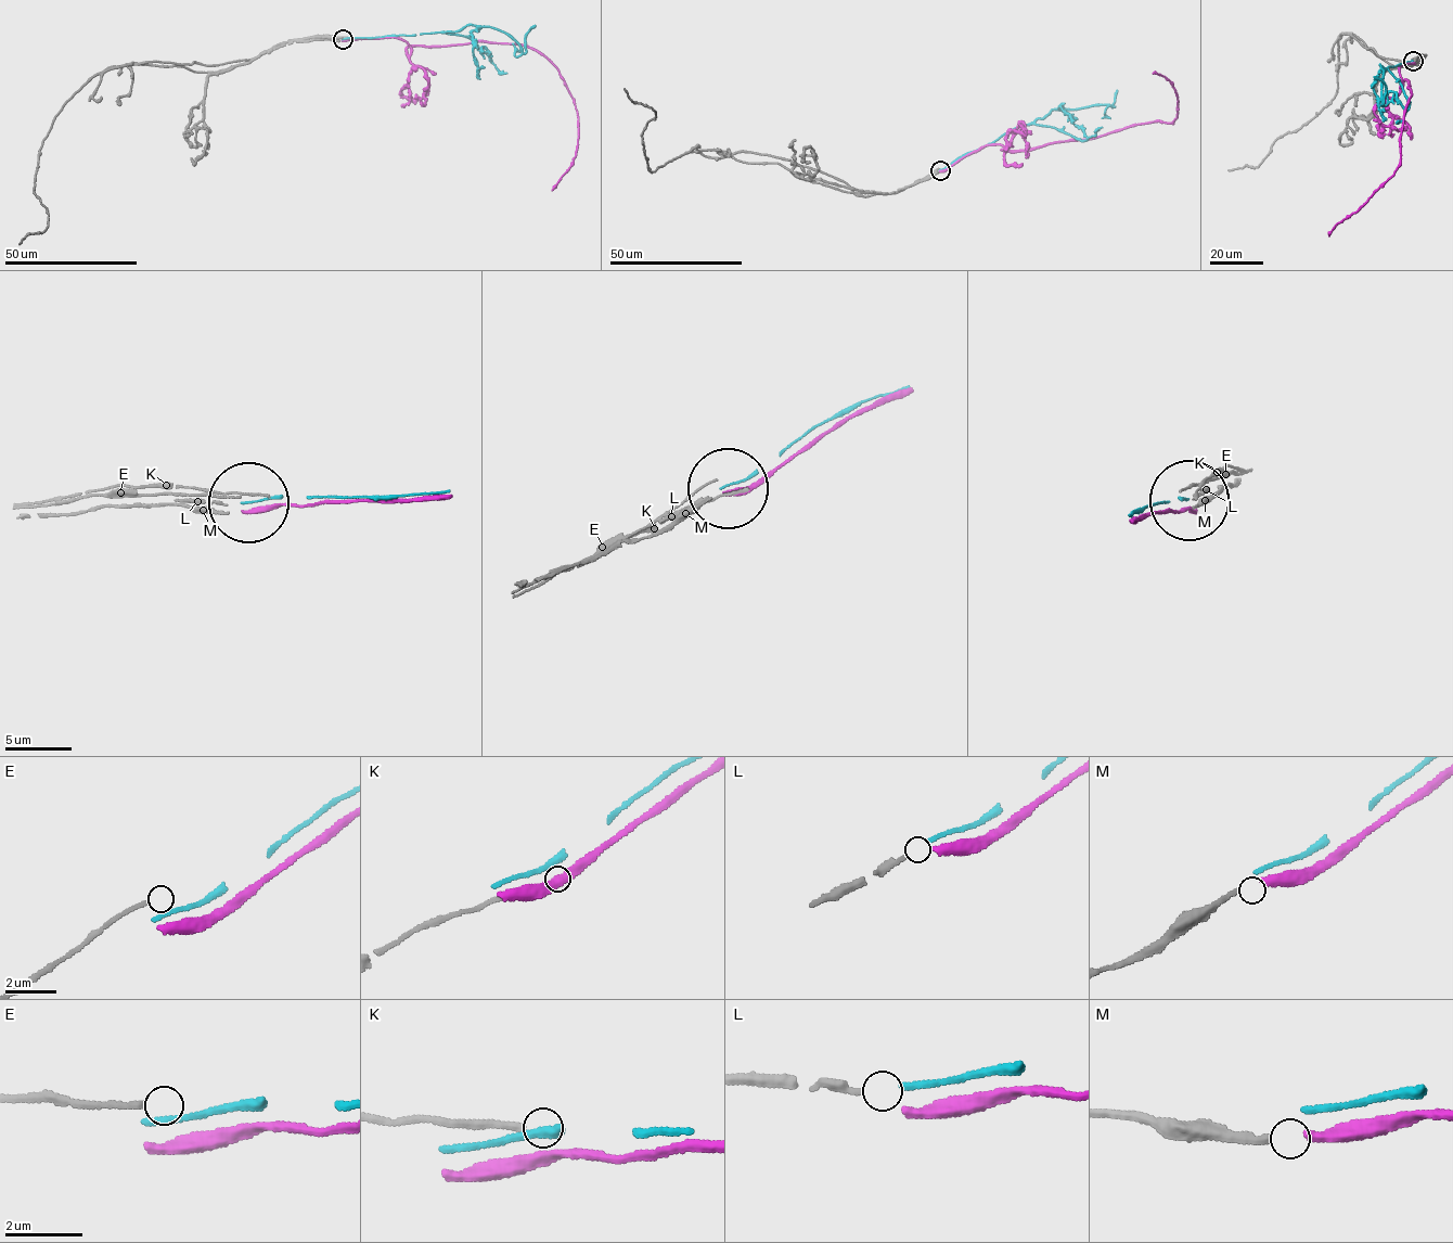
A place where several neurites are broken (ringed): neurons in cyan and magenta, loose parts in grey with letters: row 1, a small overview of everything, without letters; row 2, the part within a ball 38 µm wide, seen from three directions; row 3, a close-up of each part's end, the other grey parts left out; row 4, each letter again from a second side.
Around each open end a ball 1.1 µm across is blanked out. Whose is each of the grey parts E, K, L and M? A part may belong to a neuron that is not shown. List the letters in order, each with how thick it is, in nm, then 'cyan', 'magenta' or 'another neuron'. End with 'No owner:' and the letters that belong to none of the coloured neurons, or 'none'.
E: calibre 160 nm; another neuron
K: calibre 240 nm; another neuron
L: calibre 240 nm; cyan
M: calibre 240 nm; magenta
No owner: E, K

